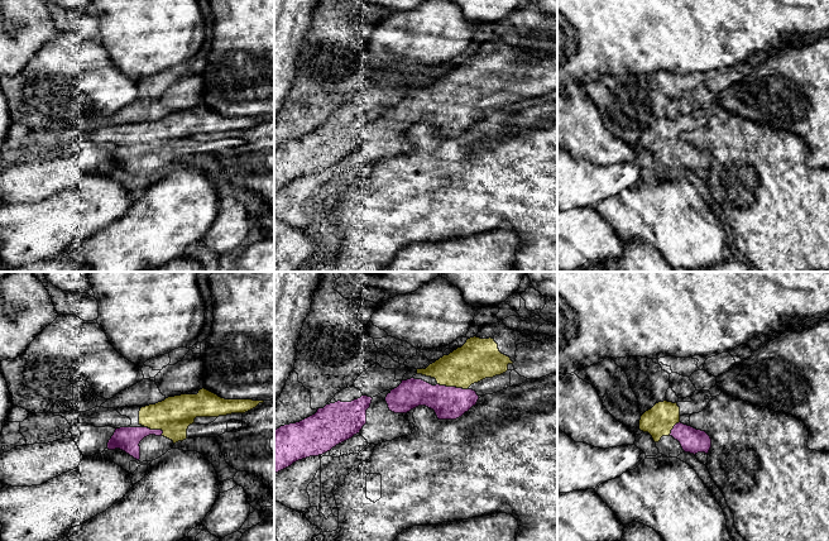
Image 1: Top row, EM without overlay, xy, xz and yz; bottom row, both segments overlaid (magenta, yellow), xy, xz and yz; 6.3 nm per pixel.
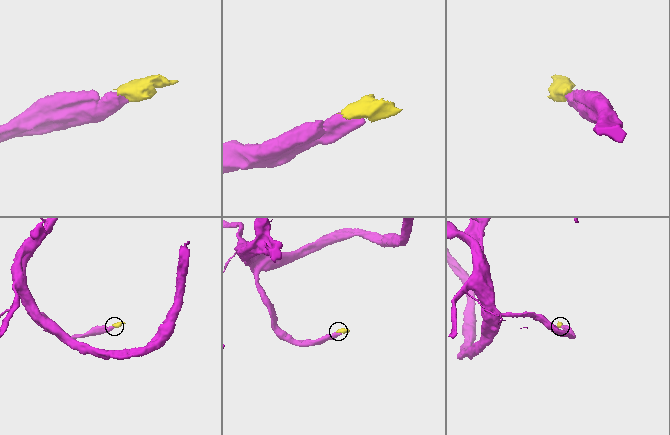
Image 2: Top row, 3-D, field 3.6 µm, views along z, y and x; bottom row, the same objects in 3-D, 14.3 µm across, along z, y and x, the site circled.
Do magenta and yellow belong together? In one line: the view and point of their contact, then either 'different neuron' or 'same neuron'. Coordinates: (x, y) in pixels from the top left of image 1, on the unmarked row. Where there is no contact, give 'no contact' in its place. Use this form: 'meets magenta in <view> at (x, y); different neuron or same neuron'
meets magenta in xz at (453, 104); same neuron

